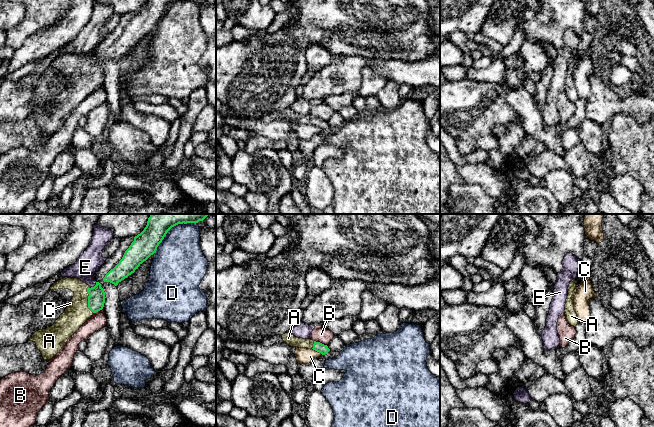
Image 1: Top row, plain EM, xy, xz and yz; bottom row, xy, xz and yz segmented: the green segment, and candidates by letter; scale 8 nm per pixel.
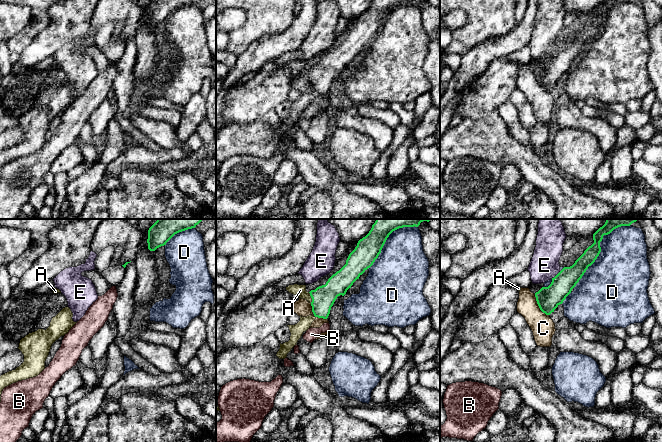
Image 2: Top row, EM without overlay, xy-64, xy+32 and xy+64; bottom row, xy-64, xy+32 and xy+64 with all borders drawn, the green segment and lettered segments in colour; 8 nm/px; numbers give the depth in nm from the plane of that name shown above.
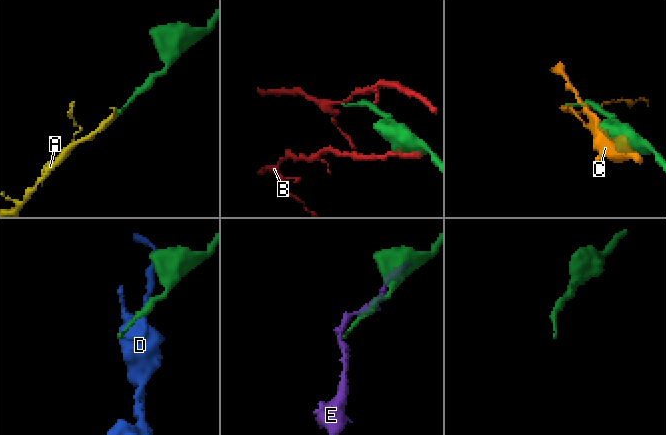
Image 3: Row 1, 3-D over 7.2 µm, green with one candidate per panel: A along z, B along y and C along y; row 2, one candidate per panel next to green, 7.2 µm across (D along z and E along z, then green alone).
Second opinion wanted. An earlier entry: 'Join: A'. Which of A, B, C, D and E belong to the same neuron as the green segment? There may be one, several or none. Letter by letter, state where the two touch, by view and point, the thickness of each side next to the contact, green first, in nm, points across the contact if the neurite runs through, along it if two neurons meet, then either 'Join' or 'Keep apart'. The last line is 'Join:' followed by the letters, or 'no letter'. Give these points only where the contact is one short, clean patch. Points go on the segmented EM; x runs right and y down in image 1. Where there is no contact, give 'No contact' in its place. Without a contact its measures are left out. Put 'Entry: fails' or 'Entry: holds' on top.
Entry: holds
A: Touches green at xy (88, 300). Thickness 140 nm (green) against 190 nm. Path across: xy (96, 299), (88, 300), (74, 316). Join
B: Touches green at xz (320, 343). Thickness 80 nm (green) against 130 nm. Keep apart
C: Touches green at xz (317, 351). Thickness 80 nm (green) against 130 nm. Boundary: xz (312, 348), (322, 355). Keep apart
D: Touches green at xy (171, 227). Thickness 240 nm (green) against 380 nm. Keep apart
E: Touches green at xy (95, 285). Thickness 140 nm (green) against 180 nm. Keep apart
Join: A

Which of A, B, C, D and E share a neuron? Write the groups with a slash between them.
A / B / C / D / E

